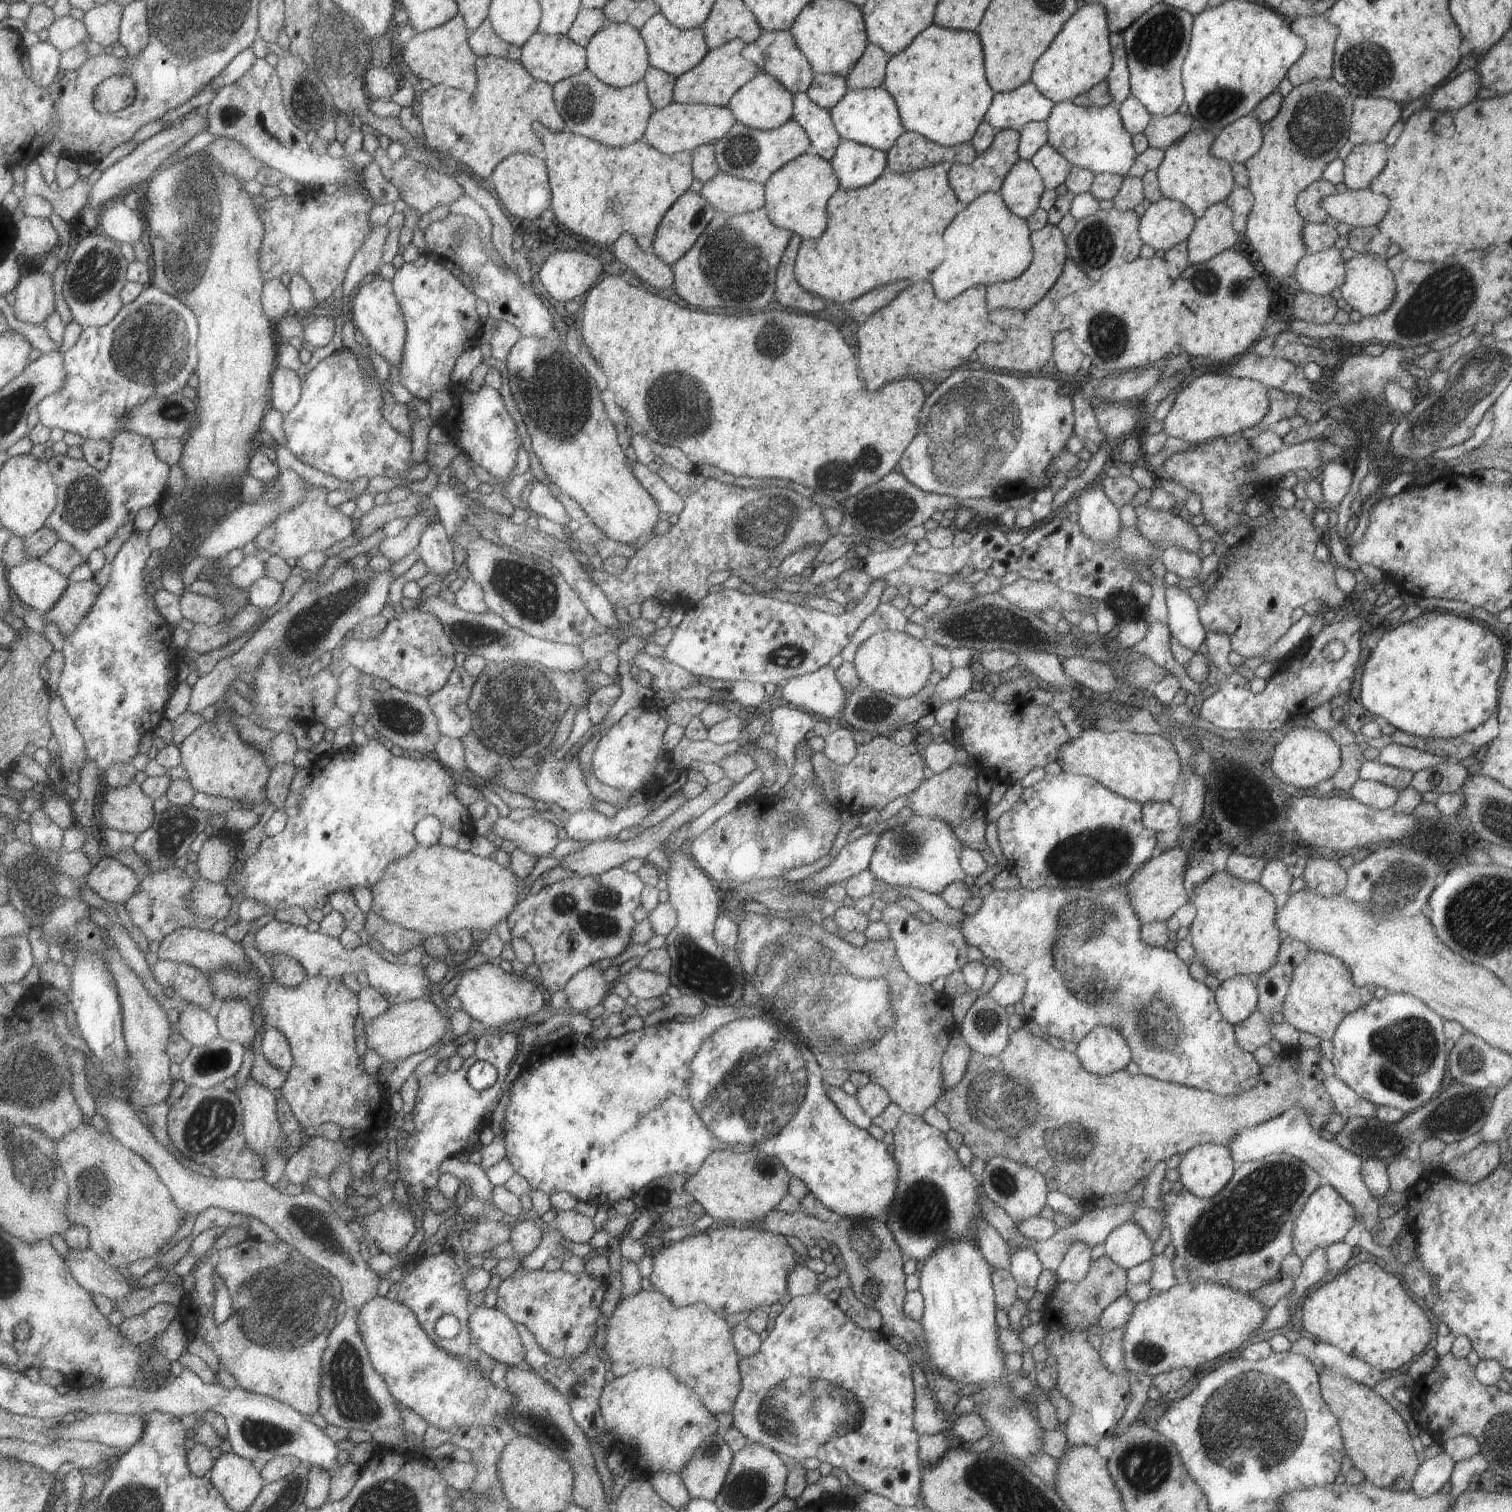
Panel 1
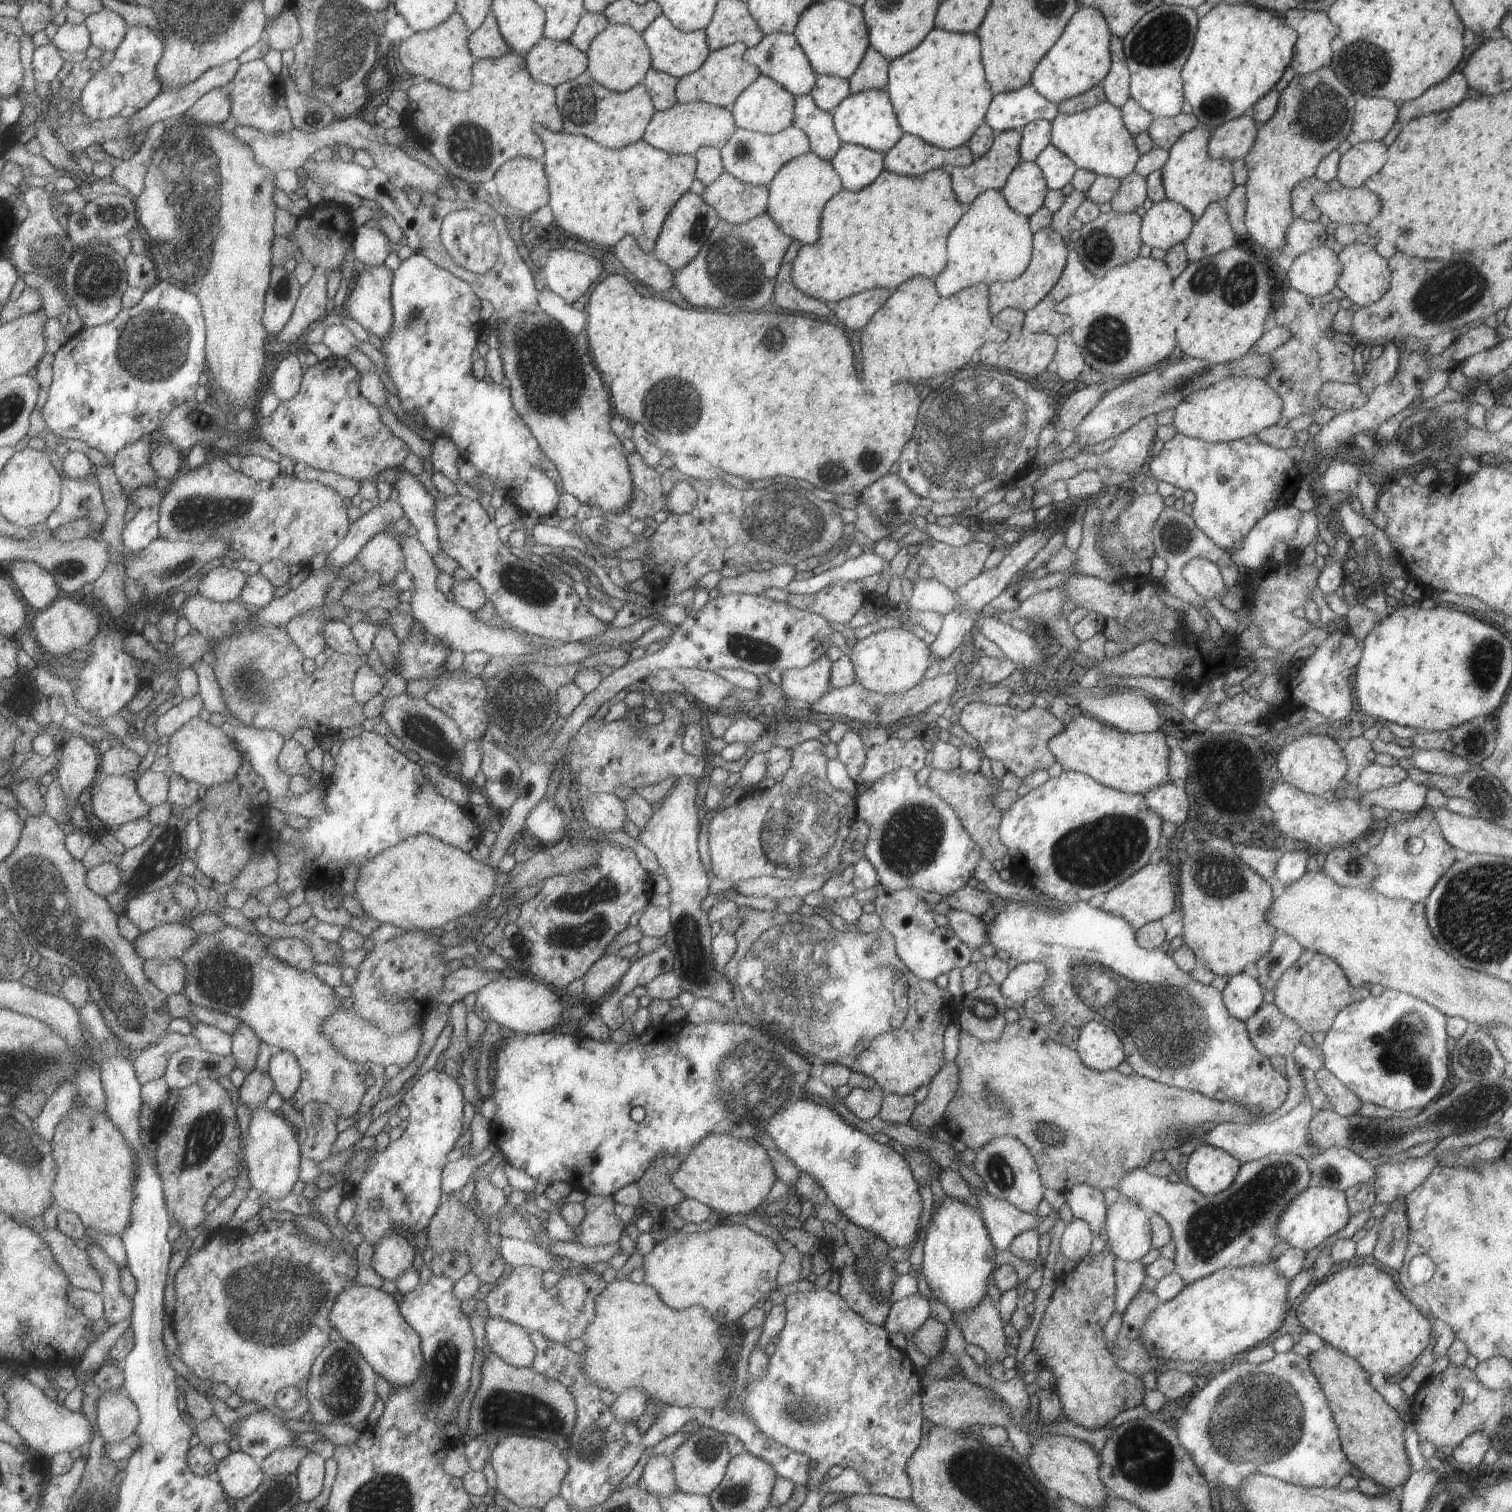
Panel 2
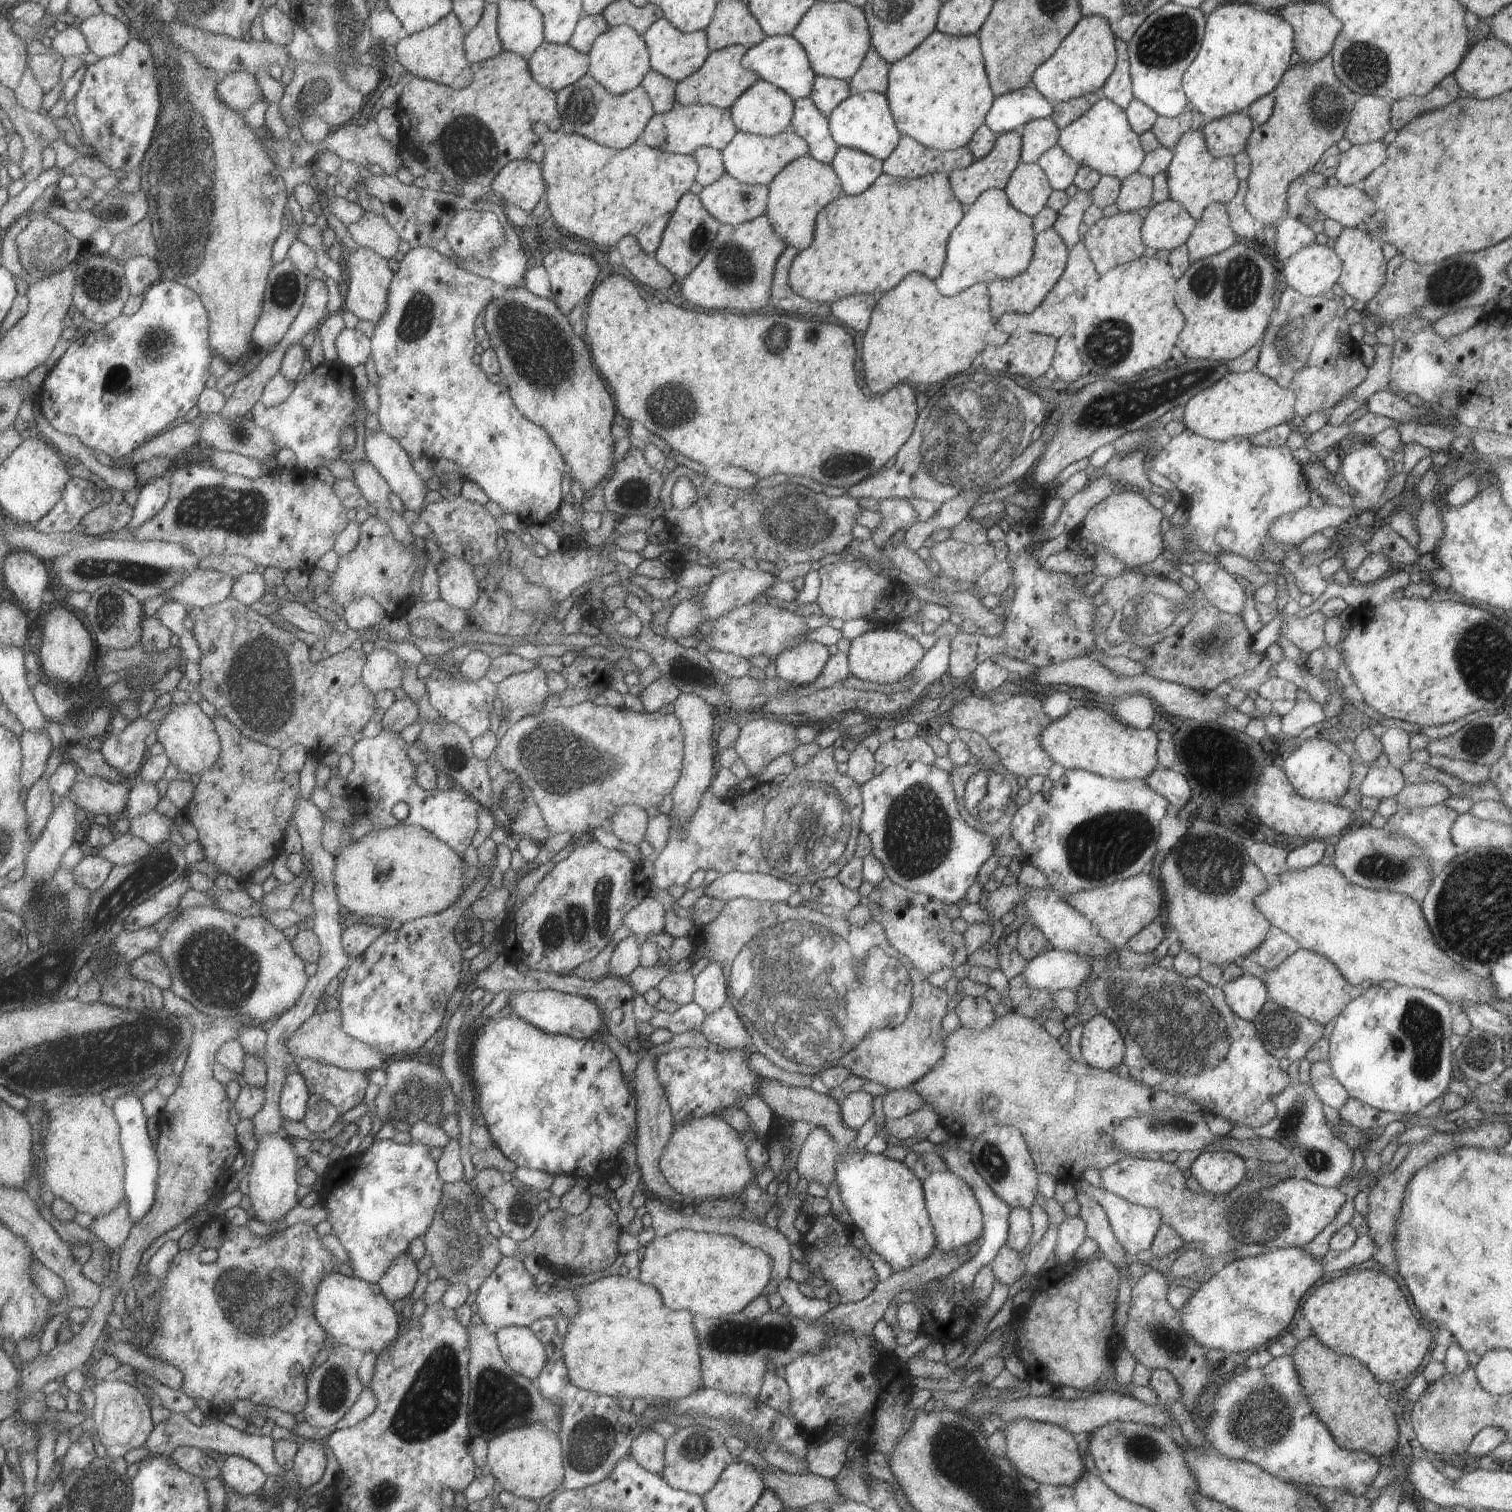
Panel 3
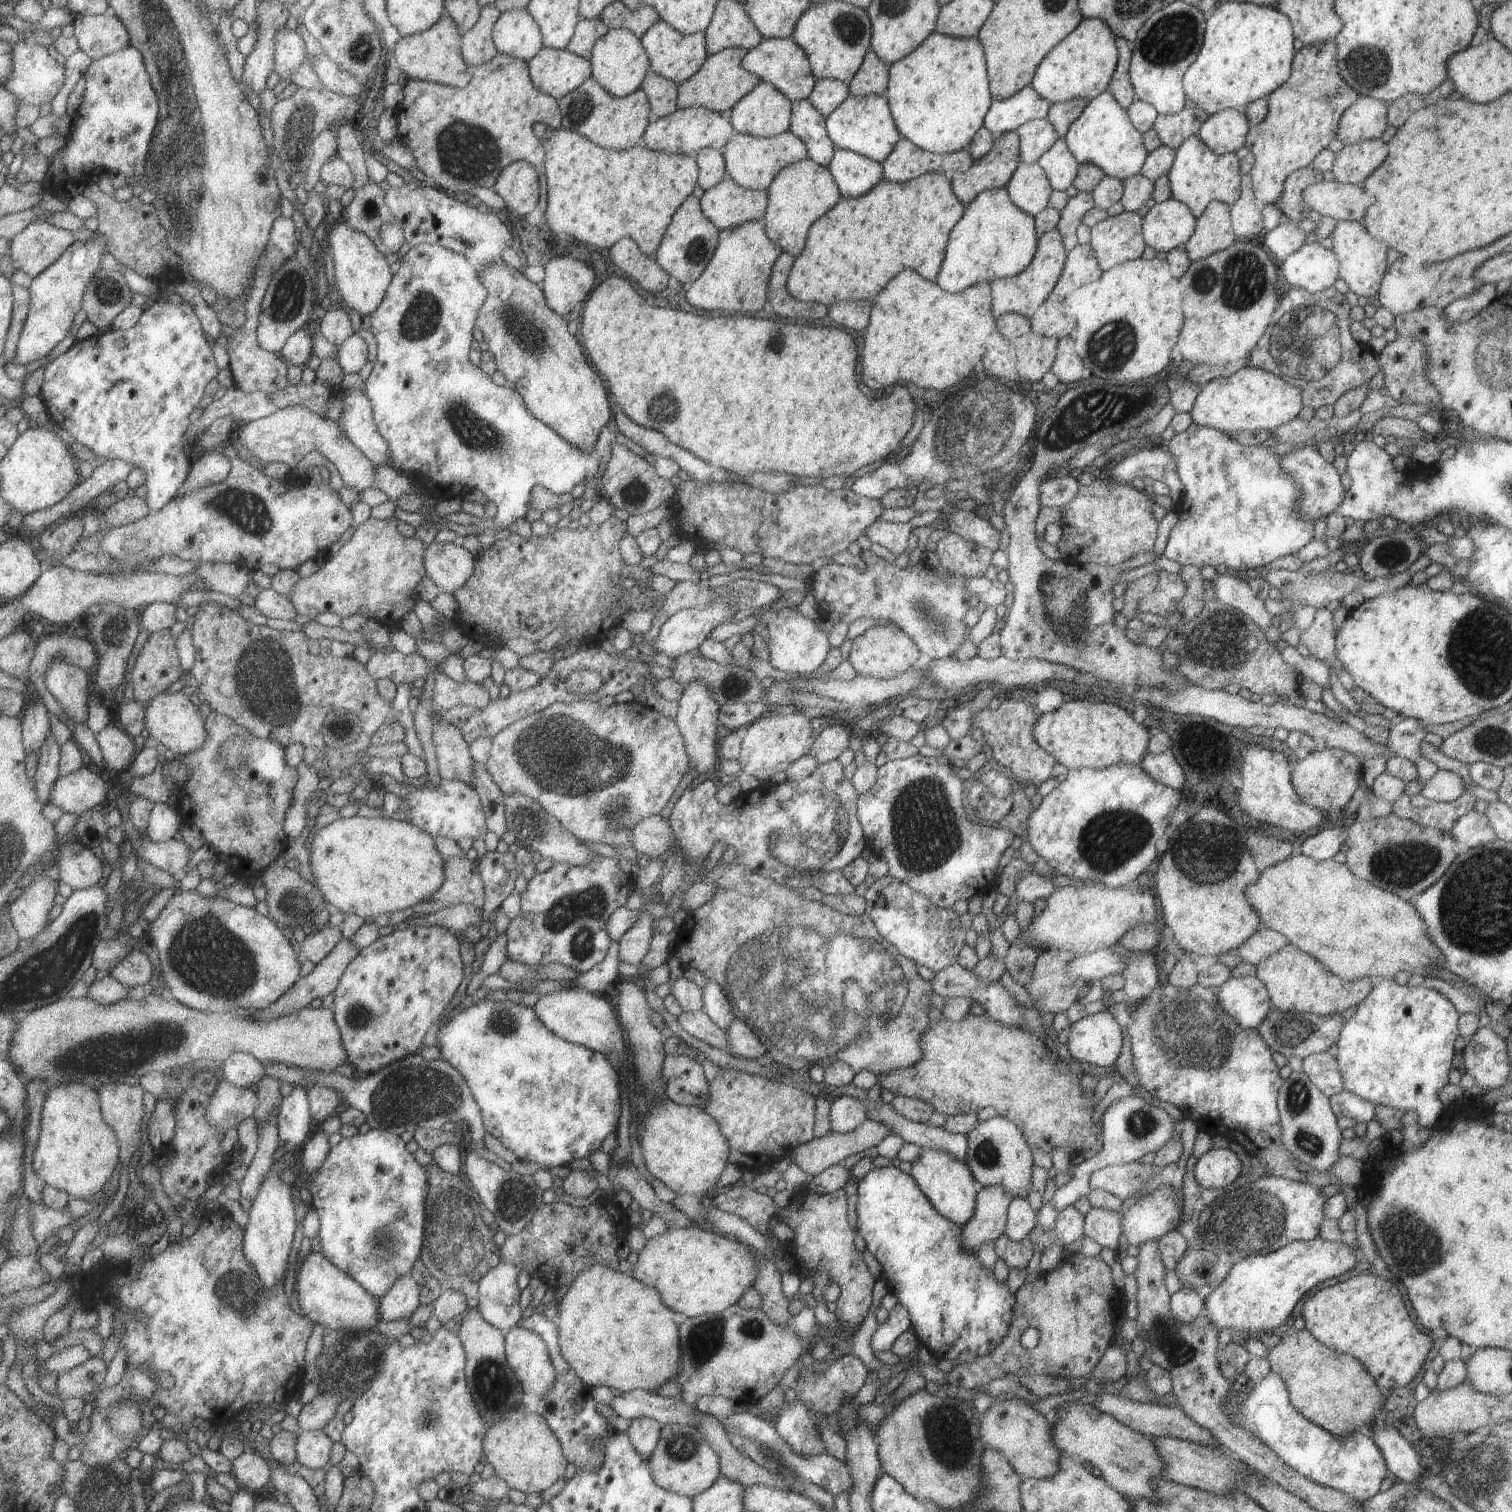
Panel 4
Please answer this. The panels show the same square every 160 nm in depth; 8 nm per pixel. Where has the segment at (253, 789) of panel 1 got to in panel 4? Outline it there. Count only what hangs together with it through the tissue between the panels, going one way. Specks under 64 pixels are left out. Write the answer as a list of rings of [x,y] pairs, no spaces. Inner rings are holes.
[[[163,692],[151,700],[146,708],[144,725],[153,739],[165,745],[171,750],[174,756],[193,754],[205,746],[209,738],[209,730],[206,719],[203,720],[199,706],[191,702],[189,695],[183,692]]]

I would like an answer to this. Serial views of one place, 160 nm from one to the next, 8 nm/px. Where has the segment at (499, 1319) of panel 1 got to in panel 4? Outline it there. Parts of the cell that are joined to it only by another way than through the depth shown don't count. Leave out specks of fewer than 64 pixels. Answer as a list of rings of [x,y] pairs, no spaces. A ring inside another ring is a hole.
[[[521,1325],[510,1328],[504,1335],[504,1353],[523,1393],[533,1392],[542,1397],[553,1386],[554,1368],[546,1344],[538,1334],[523,1329]]]

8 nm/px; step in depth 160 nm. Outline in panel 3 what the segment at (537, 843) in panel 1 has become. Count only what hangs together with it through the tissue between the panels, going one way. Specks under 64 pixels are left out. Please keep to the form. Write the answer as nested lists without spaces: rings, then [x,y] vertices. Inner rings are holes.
[[[584,701],[569,707],[545,707],[539,714],[525,715],[505,730],[496,744],[494,756],[501,768],[517,774],[531,790],[550,837],[563,832],[575,832],[575,836],[579,836],[595,827],[609,832],[609,818],[623,804],[655,812],[657,804],[671,793],[679,778],[683,732],[679,720],[672,714],[646,713],[642,709],[622,711]]]

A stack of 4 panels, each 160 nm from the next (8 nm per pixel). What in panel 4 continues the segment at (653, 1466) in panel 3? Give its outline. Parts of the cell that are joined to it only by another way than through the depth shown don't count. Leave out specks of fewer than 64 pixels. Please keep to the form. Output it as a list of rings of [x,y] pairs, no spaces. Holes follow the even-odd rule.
[[[632,1418],[626,1429],[633,1448],[645,1459],[652,1453],[657,1444],[661,1425],[652,1418]]]

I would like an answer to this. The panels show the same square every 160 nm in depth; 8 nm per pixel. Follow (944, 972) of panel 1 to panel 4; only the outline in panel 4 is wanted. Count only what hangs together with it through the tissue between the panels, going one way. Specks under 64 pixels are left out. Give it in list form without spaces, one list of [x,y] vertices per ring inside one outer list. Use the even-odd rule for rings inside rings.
[[[890,875],[875,879],[873,884],[865,890],[862,898],[865,900],[864,914],[873,922],[881,938],[888,941],[899,955],[915,963],[917,967],[924,966],[933,972],[939,972],[956,964],[958,953],[964,945],[966,929],[959,923],[959,918],[953,910],[937,908],[935,902],[931,902],[923,894],[914,892],[909,886]]]

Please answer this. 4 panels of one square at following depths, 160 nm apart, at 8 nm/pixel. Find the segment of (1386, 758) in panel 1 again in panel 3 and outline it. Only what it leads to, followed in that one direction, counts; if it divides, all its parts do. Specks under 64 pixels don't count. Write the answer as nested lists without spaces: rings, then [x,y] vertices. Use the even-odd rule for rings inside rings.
[[[1430,756],[1426,765],[1470,784],[1485,782],[1489,773],[1489,767],[1487,766],[1461,760],[1451,760],[1451,758],[1445,756]]]

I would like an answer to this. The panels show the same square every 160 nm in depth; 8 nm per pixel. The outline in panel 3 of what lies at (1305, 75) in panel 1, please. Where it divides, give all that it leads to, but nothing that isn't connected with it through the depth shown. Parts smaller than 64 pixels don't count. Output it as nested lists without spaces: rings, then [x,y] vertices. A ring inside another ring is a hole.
[[[1297,2],[1281,7],[1277,14],[1291,26],[1294,50],[1303,62],[1317,62],[1330,54],[1341,22],[1333,17],[1328,6],[1317,2]]]

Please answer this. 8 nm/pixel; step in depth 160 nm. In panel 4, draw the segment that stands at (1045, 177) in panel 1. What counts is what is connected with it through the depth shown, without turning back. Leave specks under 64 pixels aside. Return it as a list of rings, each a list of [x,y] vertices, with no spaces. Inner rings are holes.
[[[1058,137],[1036,162],[1047,175],[1053,191],[1064,191],[1075,178],[1078,162],[1069,152],[1064,137]]]

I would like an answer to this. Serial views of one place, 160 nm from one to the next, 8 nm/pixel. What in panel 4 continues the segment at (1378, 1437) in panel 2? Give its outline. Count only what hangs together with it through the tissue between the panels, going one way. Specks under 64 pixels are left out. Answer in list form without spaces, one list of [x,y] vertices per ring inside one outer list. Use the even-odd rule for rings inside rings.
[[[1307,1329],[1295,1331],[1288,1336],[1280,1337],[1279,1342],[1268,1348],[1265,1358],[1269,1361],[1270,1370],[1281,1377],[1286,1384],[1291,1406],[1294,1406],[1307,1420],[1320,1426],[1336,1437],[1342,1438],[1347,1433],[1357,1431],[1359,1424],[1365,1424],[1370,1428],[1373,1423],[1373,1413],[1382,1408],[1385,1394],[1380,1393],[1375,1381],[1361,1366],[1361,1363],[1350,1354],[1338,1353],[1322,1345]]]

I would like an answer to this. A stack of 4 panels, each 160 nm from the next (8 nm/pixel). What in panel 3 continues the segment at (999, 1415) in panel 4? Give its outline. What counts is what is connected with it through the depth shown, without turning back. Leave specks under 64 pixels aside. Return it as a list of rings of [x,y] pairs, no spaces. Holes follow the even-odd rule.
[[[1019,1418],[1017,1422],[1004,1424],[1001,1430],[1007,1448],[1005,1457],[1015,1470],[1019,1470],[1019,1474],[1023,1474],[1036,1484],[1071,1486],[1090,1468],[1089,1462],[1081,1461],[1073,1434],[1059,1426]]]

